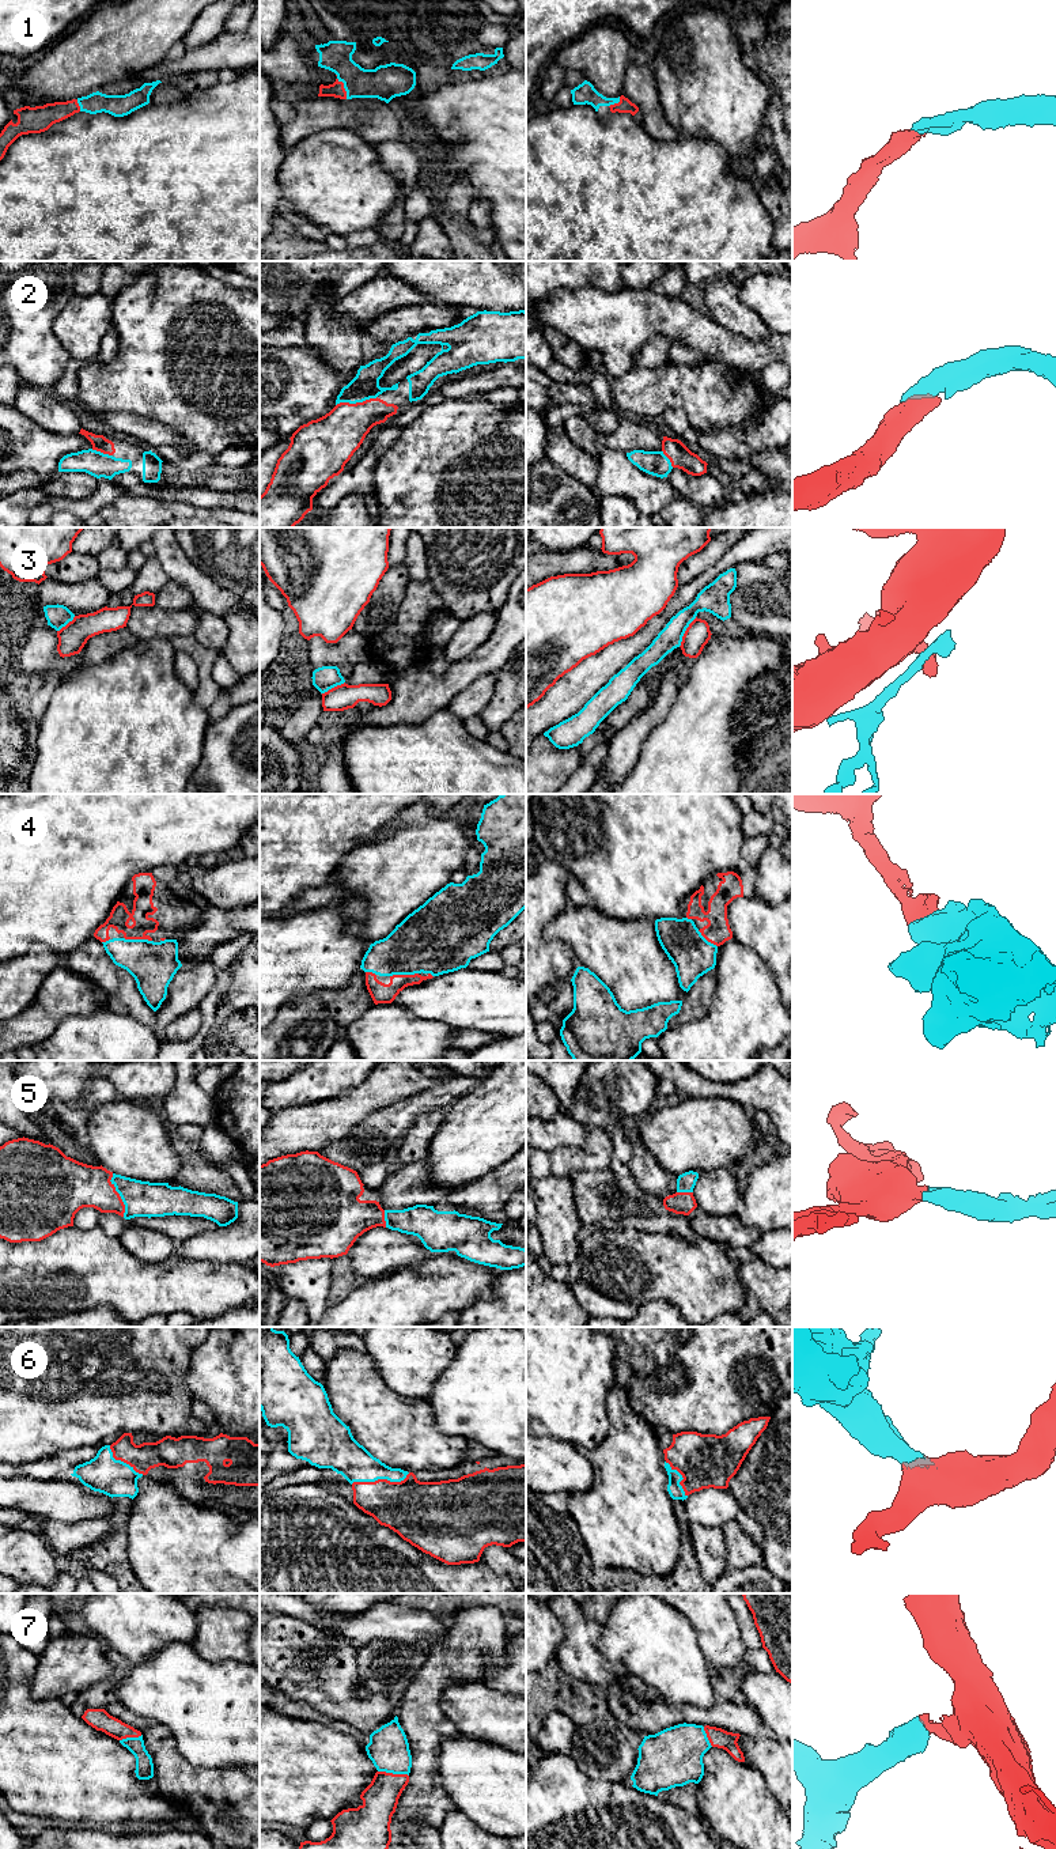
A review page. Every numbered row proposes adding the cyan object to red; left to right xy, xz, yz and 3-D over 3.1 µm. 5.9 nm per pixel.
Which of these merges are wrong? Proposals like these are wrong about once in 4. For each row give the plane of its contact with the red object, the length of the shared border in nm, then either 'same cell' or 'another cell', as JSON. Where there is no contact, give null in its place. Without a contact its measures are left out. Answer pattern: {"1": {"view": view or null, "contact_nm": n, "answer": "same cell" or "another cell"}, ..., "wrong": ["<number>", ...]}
{"1": {"view": "xz", "contact_nm": 140, "answer": "same cell"}, "2": {"view": "xz", "contact_nm": 260, "answer": "same cell"}, "3": {"view": "yz", "contact_nm": 200, "answer": "another cell"}, "4": {"view": "xy", "contact_nm": 170, "answer": "same cell"}, "5": {"view": "xy", "contact_nm": 260, "answer": "same cell"}, "6": {"view": "xz", "contact_nm": 360, "answer": "same cell"}, "7": {"view": "xz", "contact_nm": 190, "answer": "same cell"}, "wrong": ["3"]}

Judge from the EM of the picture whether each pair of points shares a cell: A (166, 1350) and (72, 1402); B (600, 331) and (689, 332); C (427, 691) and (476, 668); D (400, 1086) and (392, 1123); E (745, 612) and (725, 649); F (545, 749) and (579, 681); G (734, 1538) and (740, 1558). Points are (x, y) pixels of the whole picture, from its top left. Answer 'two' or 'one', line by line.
A: one
B: one
C: one
D: two
E: two
F: two
G: one

